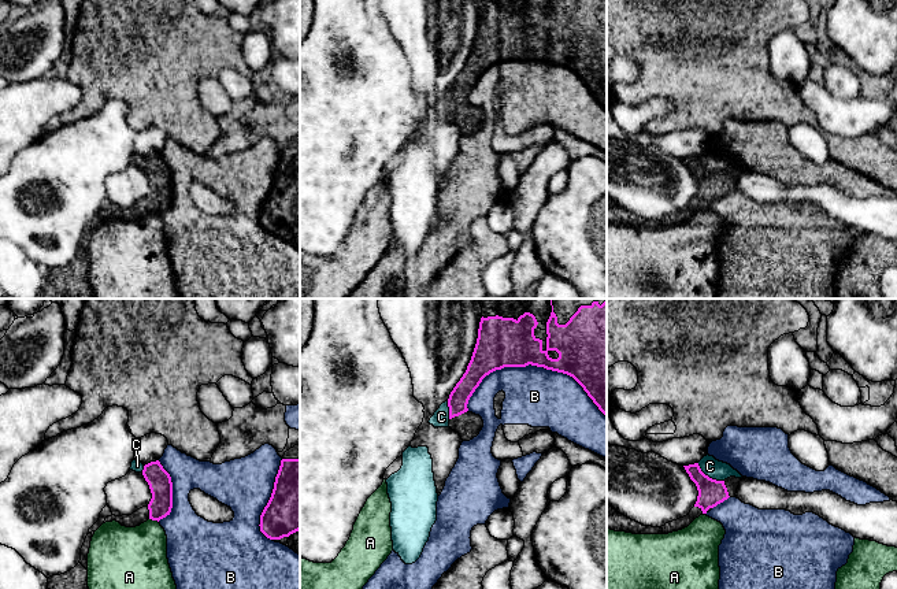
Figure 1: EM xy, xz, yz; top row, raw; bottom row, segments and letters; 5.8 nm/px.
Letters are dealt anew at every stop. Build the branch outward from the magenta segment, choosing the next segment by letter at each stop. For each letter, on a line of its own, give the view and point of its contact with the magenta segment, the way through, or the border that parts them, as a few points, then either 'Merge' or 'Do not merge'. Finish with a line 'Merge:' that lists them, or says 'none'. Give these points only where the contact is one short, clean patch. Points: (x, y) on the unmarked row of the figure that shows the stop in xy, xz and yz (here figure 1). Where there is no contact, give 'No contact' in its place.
A: Touches magenta at xy (154, 212). Do not merge
B: Touches magenta at xz (534, 58). Do not merge
C: Touches magenta at yz (708, 170). Boundary: yz (697, 156), (705, 167), (723, 174). Do not merge
Merge: none

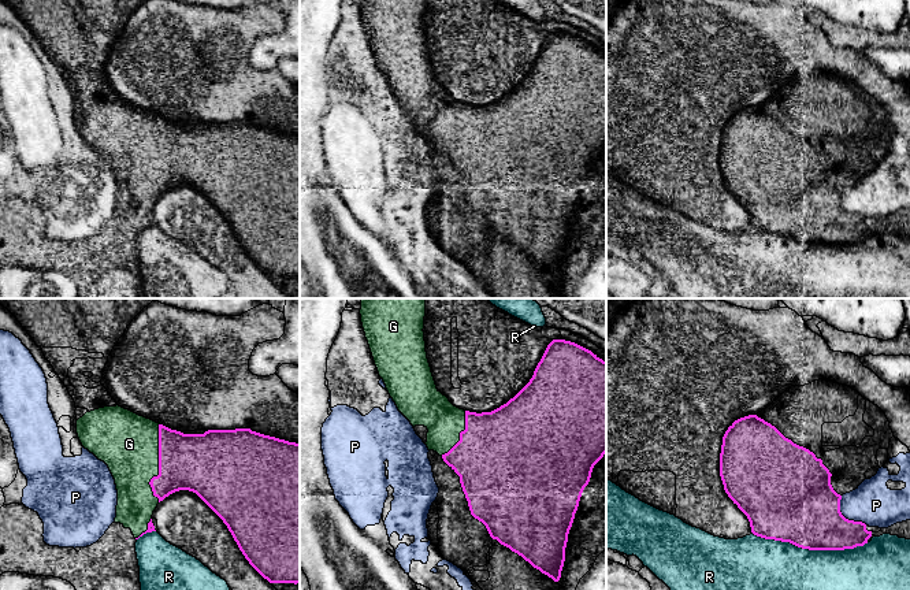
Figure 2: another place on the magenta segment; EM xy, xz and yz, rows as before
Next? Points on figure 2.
G: Touches magenta at xy (159, 158). Merge
P: Touches magenta at yz (844, 211). Do not merge
R: Touches magenta at yz (810, 242). Do not merge
Merge: G

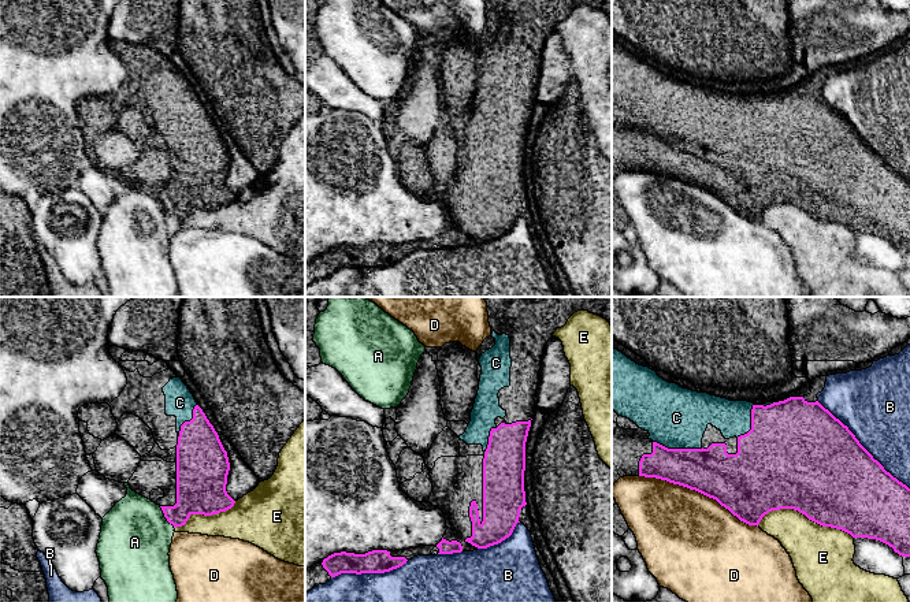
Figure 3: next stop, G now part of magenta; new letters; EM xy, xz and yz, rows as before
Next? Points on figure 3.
A: Touches magenta at xy (164, 210). Boundary: xy (159, 200), (174, 222). Do not merge
B: Touches magenta at yz (861, 138). Do not merge
C: Touches magenta at yz (751, 108). Merge
D: Touches magenta at yz (698, 185). Do not merge
E: Touches magenta at yz (805, 208). Do not merge
Merge: C

